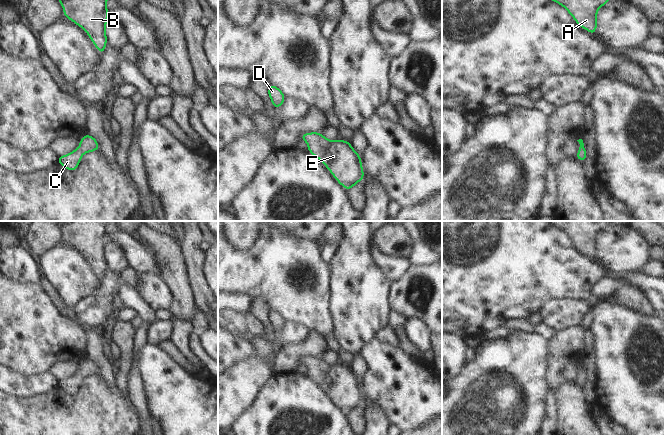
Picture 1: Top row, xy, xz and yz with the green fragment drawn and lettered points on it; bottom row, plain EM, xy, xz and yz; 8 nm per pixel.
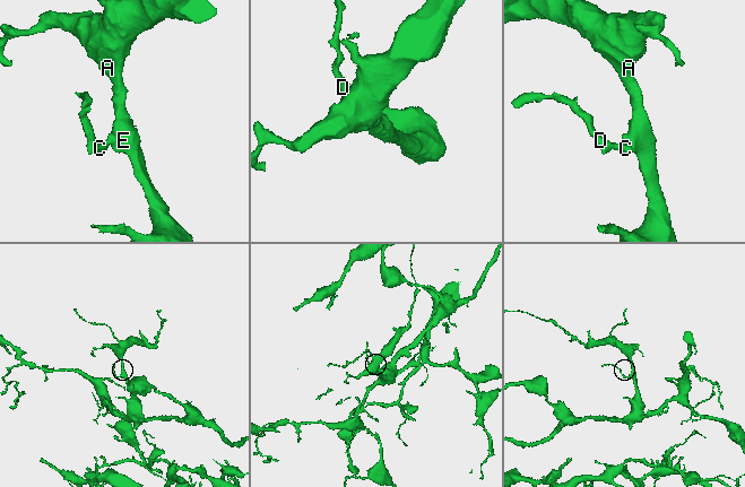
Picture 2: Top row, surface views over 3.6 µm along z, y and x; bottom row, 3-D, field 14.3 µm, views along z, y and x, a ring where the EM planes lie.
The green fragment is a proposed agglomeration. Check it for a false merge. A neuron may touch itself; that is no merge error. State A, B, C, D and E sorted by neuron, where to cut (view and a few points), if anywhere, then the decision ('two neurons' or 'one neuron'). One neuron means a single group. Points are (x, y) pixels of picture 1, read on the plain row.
groups A B C D E; cut none; one neuron

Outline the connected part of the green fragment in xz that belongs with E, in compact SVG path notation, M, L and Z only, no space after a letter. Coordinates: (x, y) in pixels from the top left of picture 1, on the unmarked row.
M320 356L302 358L300 364L303 363L308 375L322 385L346 415L363 404L361 380L354 375L350 366L341 363L331 365Z

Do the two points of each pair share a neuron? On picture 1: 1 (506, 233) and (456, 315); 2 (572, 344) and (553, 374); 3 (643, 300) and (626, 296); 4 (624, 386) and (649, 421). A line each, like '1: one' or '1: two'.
1: one
2: one
3: one
4: one

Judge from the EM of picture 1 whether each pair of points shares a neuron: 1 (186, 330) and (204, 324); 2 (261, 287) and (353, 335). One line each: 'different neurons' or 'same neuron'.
1: different neurons
2: different neurons

